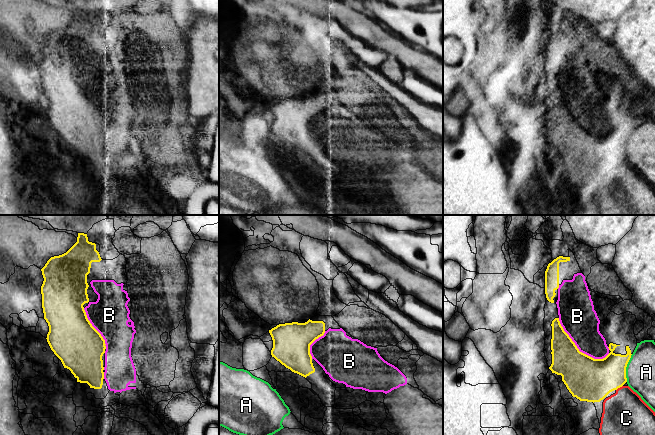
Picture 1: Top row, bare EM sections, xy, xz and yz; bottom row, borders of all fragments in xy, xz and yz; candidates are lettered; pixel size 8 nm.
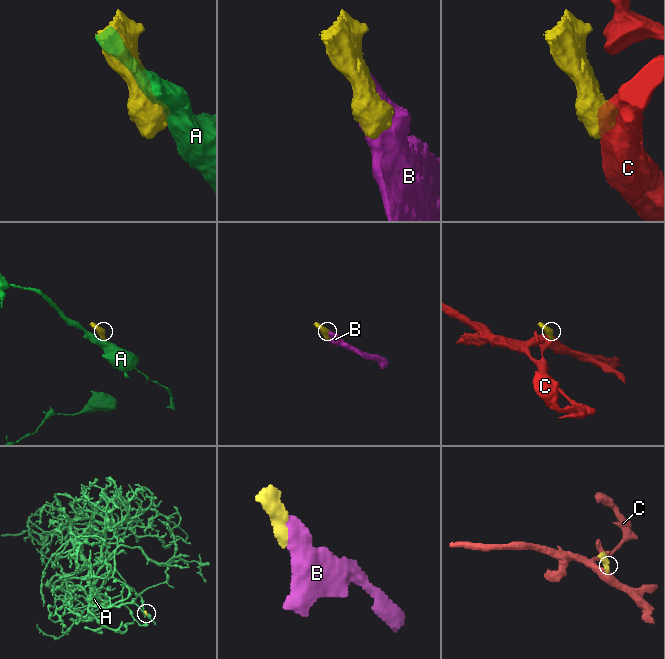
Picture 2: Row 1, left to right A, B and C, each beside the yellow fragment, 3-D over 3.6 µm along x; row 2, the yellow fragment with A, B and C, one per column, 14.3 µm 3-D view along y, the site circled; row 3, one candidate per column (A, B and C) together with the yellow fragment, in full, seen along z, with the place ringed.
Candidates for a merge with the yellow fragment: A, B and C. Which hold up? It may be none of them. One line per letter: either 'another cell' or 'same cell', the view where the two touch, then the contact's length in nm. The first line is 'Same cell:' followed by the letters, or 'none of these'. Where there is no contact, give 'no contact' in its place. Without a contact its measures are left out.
Same cell: B
A: another cell | yz | 220 nm
B: same cell | yz | 500 nm
C: another cell | yz | 70 nm

